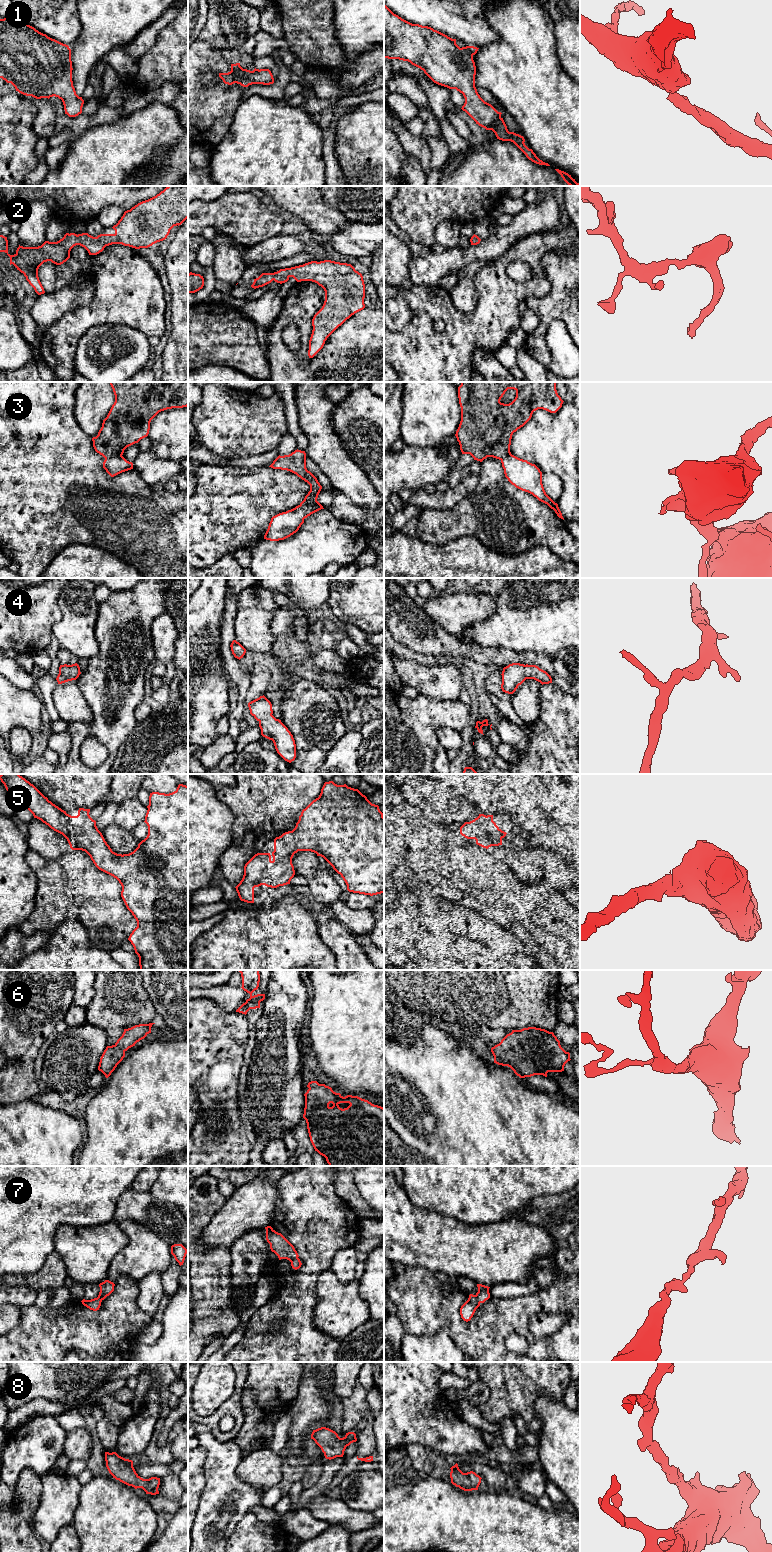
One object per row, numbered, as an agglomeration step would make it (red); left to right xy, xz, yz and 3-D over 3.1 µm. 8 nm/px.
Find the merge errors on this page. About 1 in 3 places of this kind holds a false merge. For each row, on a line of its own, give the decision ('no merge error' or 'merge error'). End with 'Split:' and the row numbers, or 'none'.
1: no merge error
2: no merge error
3: merge error
4: no merge error
5: no merge error
6: no merge error
7: no merge error
8: no merge error
Split: 3

